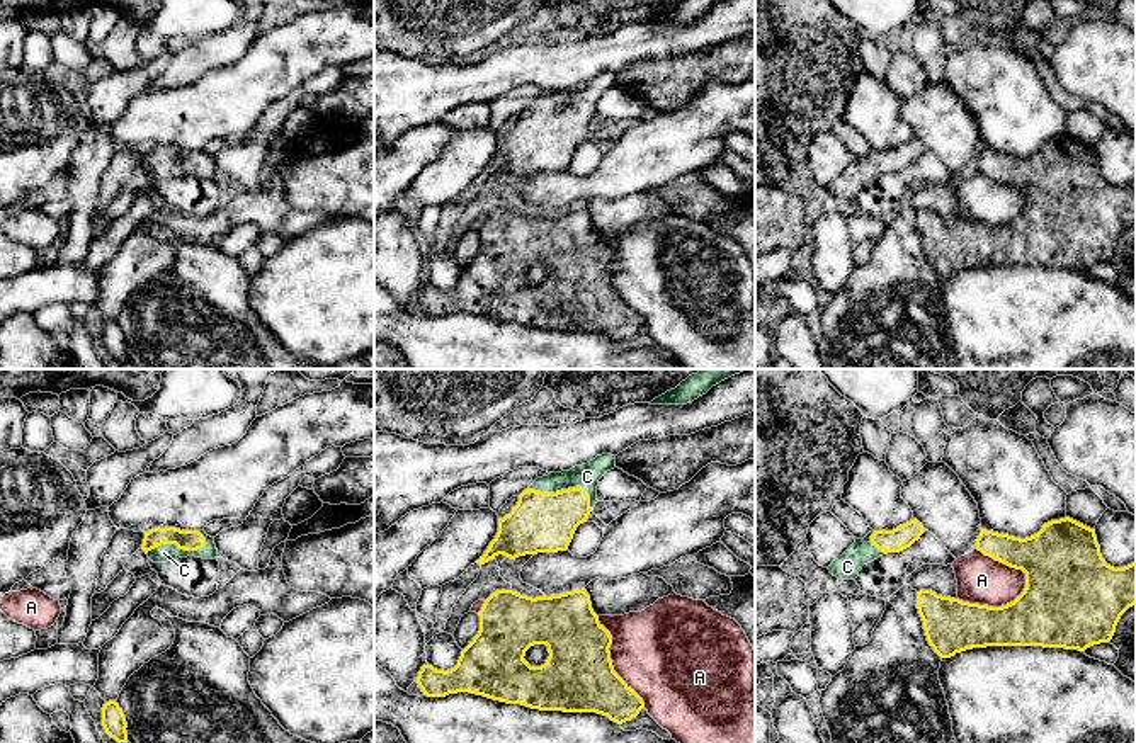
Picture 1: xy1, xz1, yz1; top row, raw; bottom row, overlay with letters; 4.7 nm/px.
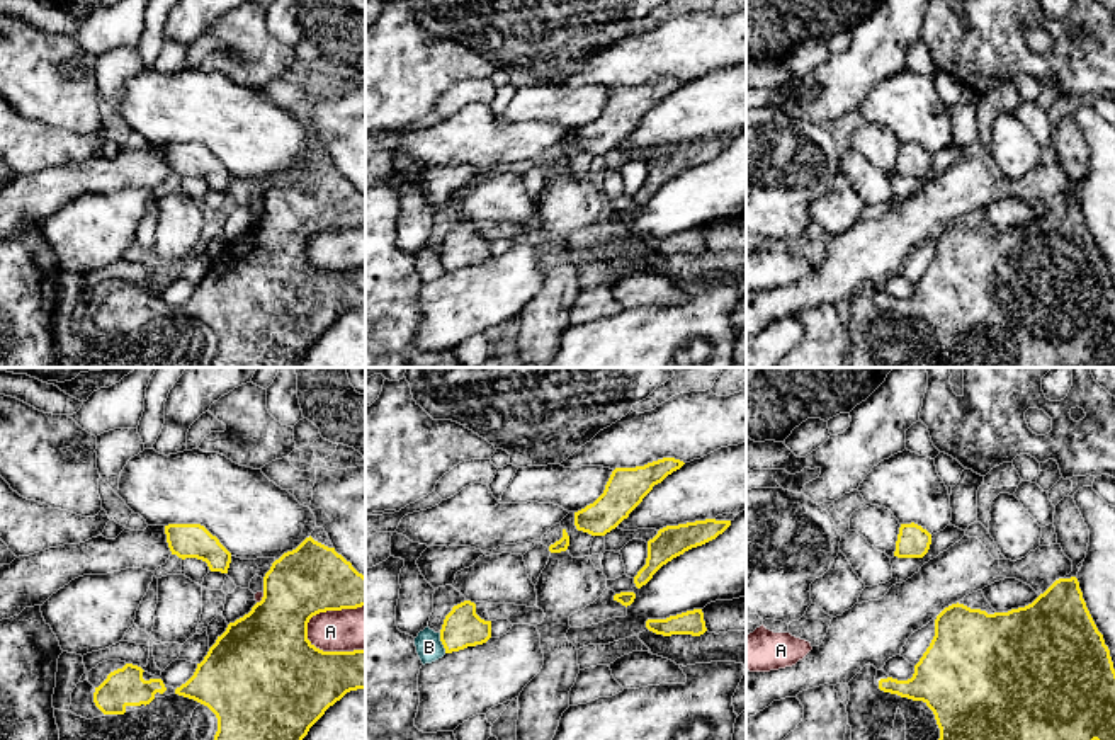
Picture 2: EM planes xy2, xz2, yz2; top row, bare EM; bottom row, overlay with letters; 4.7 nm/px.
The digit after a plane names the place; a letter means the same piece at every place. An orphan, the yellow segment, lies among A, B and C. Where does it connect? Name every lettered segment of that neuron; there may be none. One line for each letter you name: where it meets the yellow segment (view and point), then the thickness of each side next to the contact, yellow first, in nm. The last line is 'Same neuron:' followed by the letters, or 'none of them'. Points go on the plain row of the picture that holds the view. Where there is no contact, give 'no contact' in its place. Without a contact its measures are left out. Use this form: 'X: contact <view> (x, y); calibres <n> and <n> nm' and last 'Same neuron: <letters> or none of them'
C: contact xy1 (177, 165); calibres 100 and 90 nm
Same neuron: C

